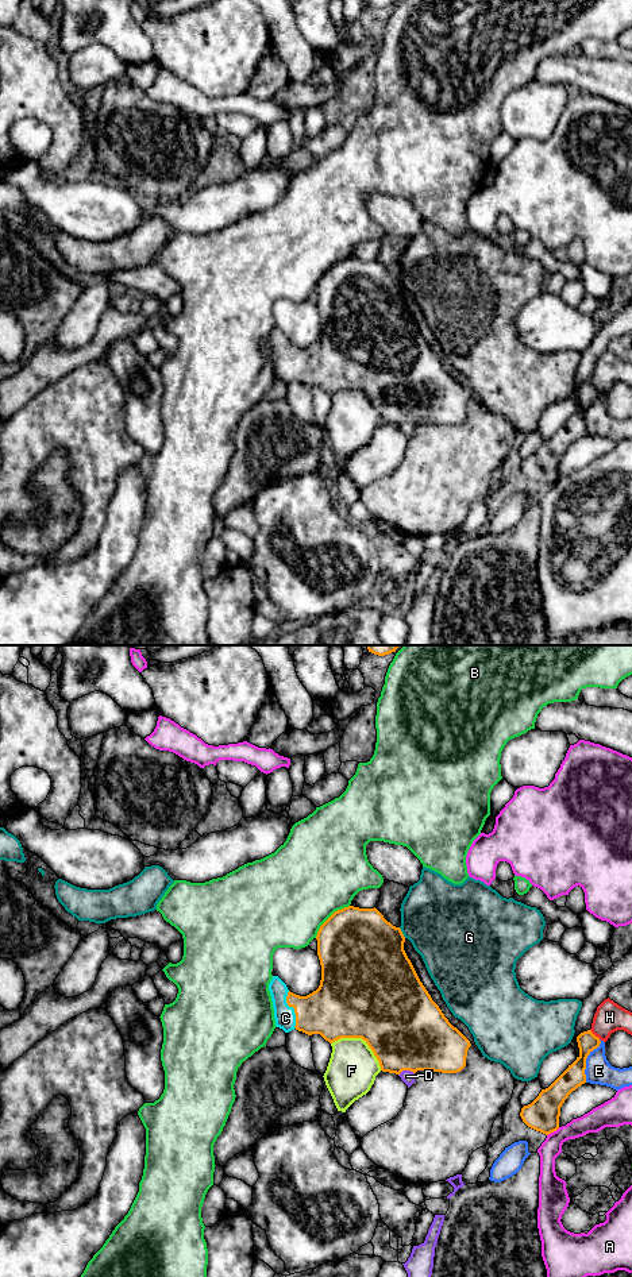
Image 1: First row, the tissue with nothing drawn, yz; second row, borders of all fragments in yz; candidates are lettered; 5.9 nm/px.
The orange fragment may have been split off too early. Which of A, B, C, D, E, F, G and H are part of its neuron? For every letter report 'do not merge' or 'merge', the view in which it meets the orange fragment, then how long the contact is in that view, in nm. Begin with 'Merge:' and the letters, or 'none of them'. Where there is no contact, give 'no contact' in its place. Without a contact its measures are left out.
Merge: C
A: do not merge | yz | 90 nm
B: do not merge | yz | 280 nm
C: merge | yz | 220 nm
D: do not merge | yz | 100 nm
E: do not merge | yz | 280 nm
F: do not merge | yz | 340 nm
G: do not merge | yz | 80 nm
H: do not merge | yz | 90 nm

